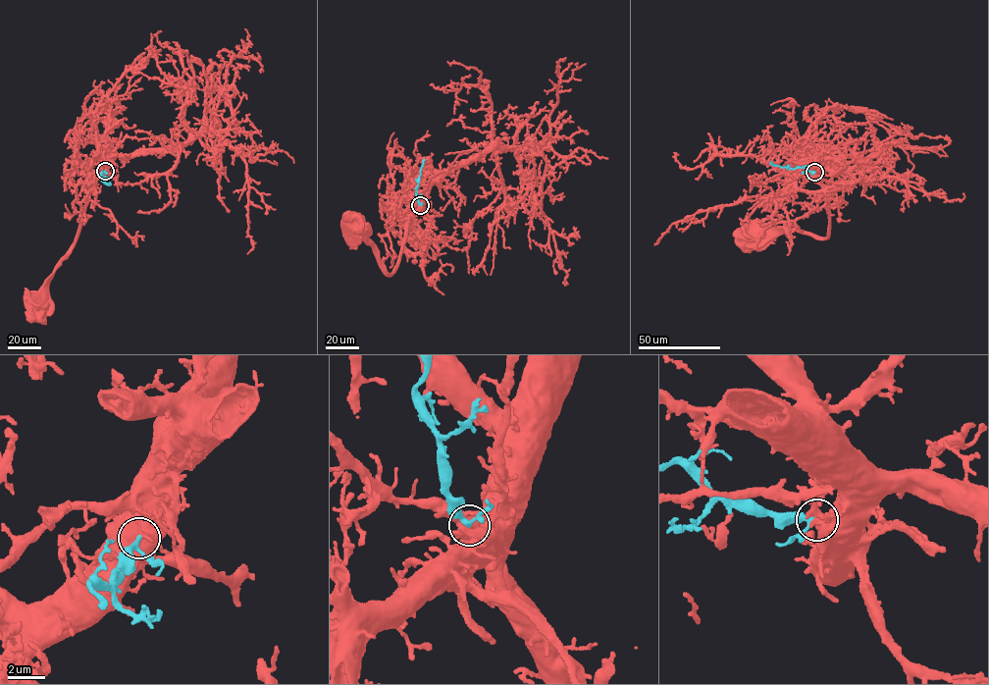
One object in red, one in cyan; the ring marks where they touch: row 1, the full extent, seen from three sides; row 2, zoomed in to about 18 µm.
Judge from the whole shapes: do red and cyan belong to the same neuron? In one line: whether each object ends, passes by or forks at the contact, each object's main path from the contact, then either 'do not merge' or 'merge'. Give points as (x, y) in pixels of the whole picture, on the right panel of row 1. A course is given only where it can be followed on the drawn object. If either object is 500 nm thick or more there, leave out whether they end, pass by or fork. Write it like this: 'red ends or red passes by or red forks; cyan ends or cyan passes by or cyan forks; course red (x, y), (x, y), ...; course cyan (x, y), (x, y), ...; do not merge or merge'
red ends; cyan passes by; course red (814, 172), (829, 212), (828, 237), (791, 231), (747, 237); course cyan (814, 172), (803, 167), (780, 167), (770, 161); merge

